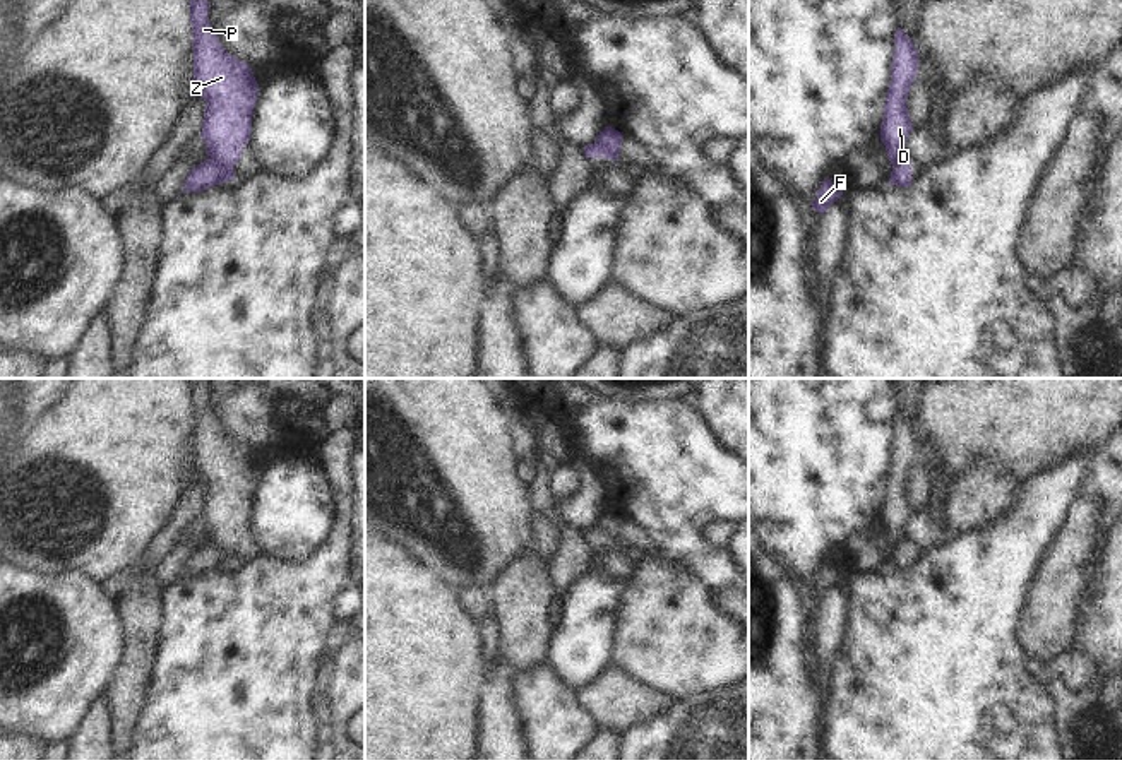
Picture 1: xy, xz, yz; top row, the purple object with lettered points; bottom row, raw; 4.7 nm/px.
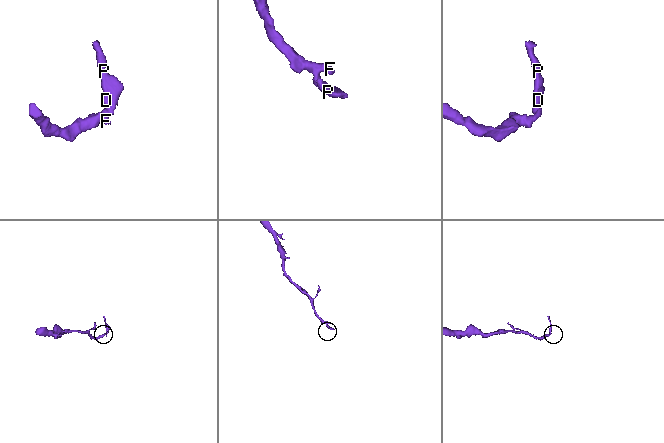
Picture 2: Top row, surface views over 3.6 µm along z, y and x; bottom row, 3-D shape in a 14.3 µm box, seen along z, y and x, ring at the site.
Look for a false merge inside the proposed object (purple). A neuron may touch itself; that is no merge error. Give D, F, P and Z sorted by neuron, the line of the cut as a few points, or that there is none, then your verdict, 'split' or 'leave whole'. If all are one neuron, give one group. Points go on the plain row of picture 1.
groups D P Z / F; cut xy (209, 540), (232, 562); split

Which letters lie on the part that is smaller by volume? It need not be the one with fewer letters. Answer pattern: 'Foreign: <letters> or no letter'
Foreign: D, P, Z

